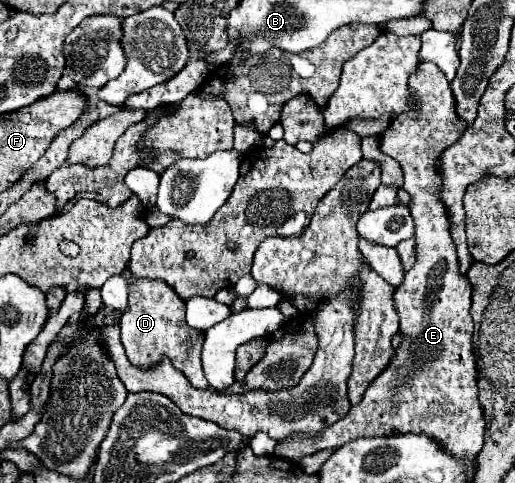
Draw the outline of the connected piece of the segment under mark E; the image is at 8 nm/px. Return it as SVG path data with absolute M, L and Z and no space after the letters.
M421 61L413 75L409 77L409 97L417 103L417 111L401 113L391 121L391 125L379 137L381 153L393 157L405 175L403 189L411 195L411 215L415 221L415 239L417 239L417 261L413 269L405 273L405 281L393 293L395 311L401 319L401 333L405 333L405 345L395 351L395 359L391 361L389 369L377 377L369 389L365 391L359 405L351 407L341 421L325 427L319 433L293 433L291 437L279 441L275 445L275 455L287 461L297 463L301 457L311 455L315 451L327 447L341 447L355 437L381 437L393 433L425 433L441 441L459 461L467 463L483 449L483 433L485 433L485 419L483 409L479 405L479 391L477 391L477 363L473 355L473 319L469 315L471 309L471 283L467 277L461 277L457 269L457 253L453 249L453 239L449 237L449 219L441 201L437 201L437 189L441 179L437 177L437 157L455 141L459 141L461 133L465 133L467 125L455 113L455 99L445 79L445 73L431 63Z

